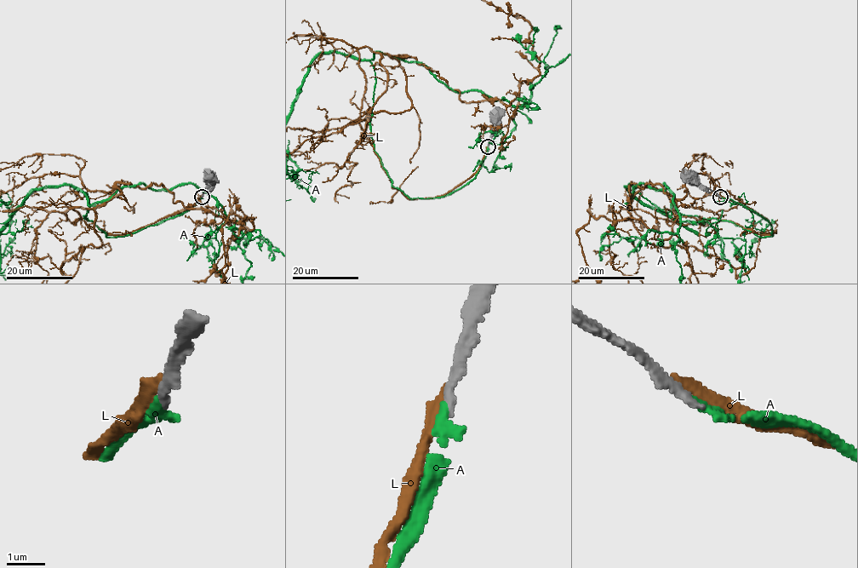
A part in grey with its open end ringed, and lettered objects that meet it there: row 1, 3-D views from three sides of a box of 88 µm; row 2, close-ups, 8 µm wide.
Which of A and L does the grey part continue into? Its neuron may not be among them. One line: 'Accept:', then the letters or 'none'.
Accept: A

